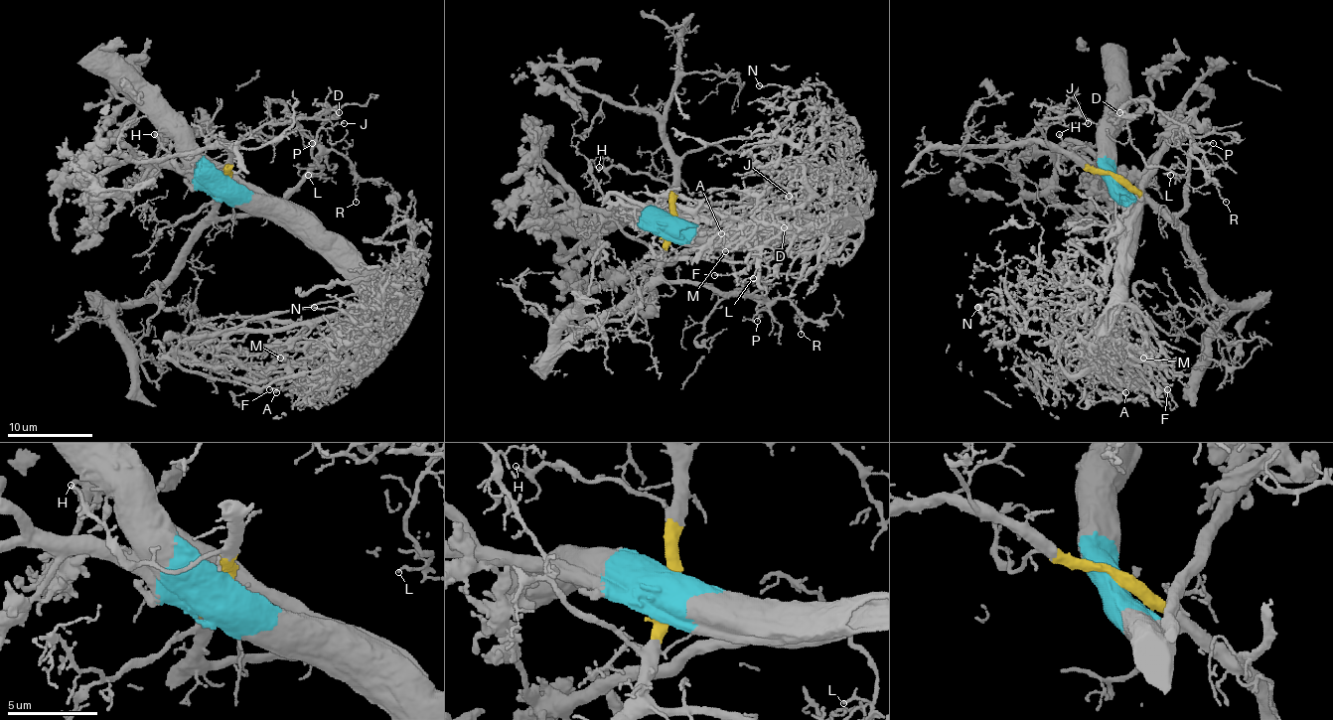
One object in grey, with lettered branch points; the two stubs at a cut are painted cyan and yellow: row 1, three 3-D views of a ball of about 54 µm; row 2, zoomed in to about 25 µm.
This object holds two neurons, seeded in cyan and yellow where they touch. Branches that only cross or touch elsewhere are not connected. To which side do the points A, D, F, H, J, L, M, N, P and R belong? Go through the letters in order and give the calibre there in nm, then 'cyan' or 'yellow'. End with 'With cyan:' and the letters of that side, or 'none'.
A: 150 nm thick; cyan
D: 240 nm thick; yellow
F: 130 nm thick; cyan
H: 160 nm thick; yellow
J: 130 nm thick; yellow
L: 150 nm thick; yellow
M: 160 nm thick; cyan
N: 130 nm thick; cyan
P: 150 nm thick; yellow
R: 100 nm thick; yellow
With cyan: A, F, M, N

